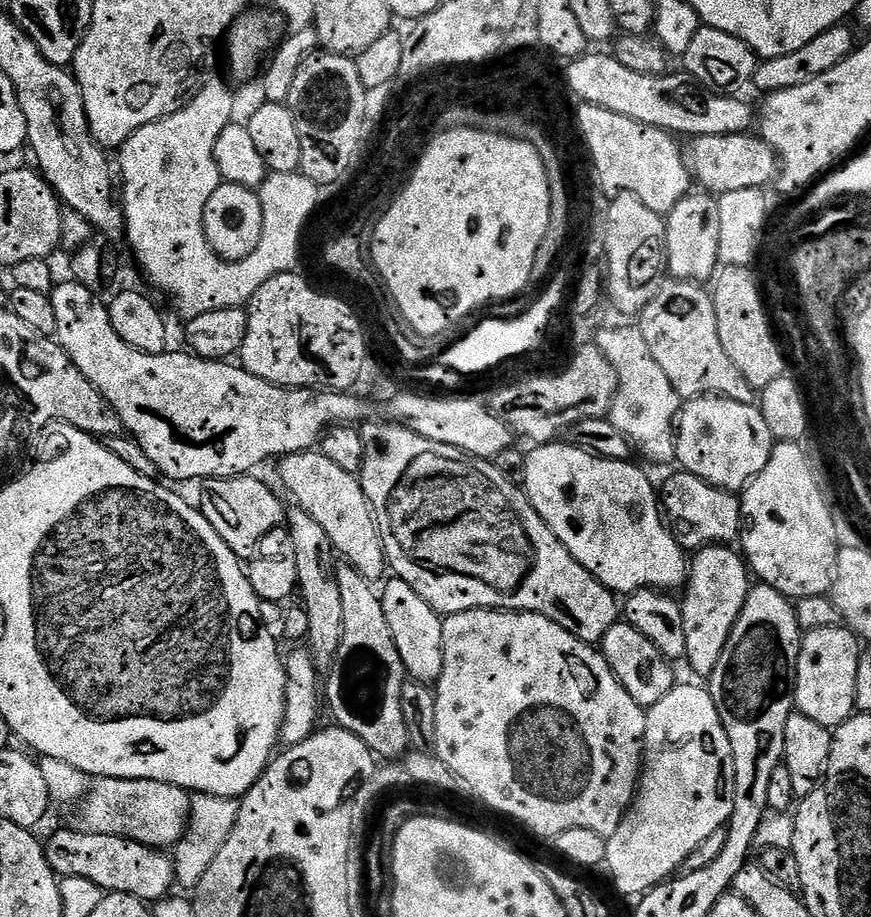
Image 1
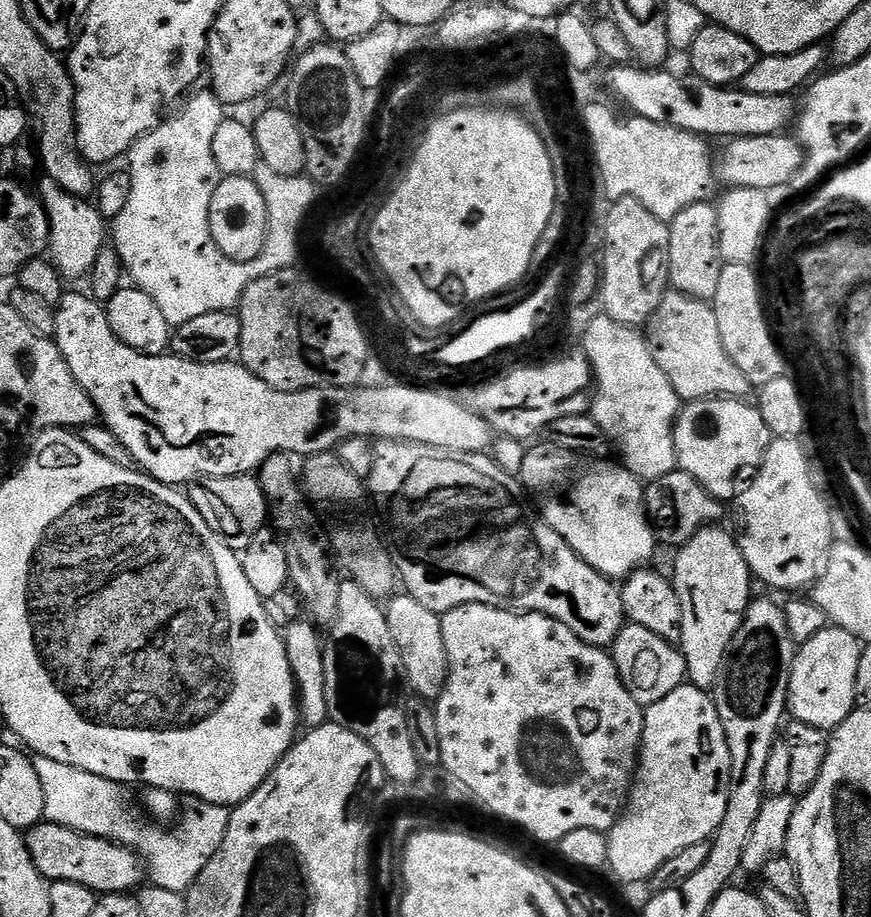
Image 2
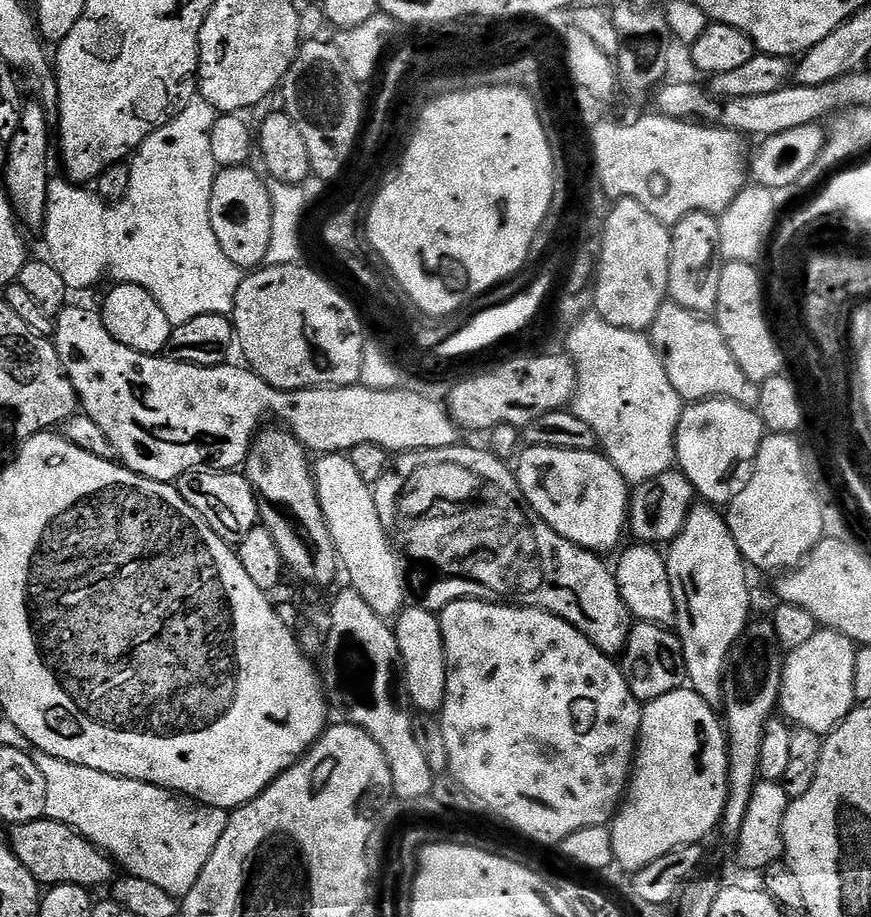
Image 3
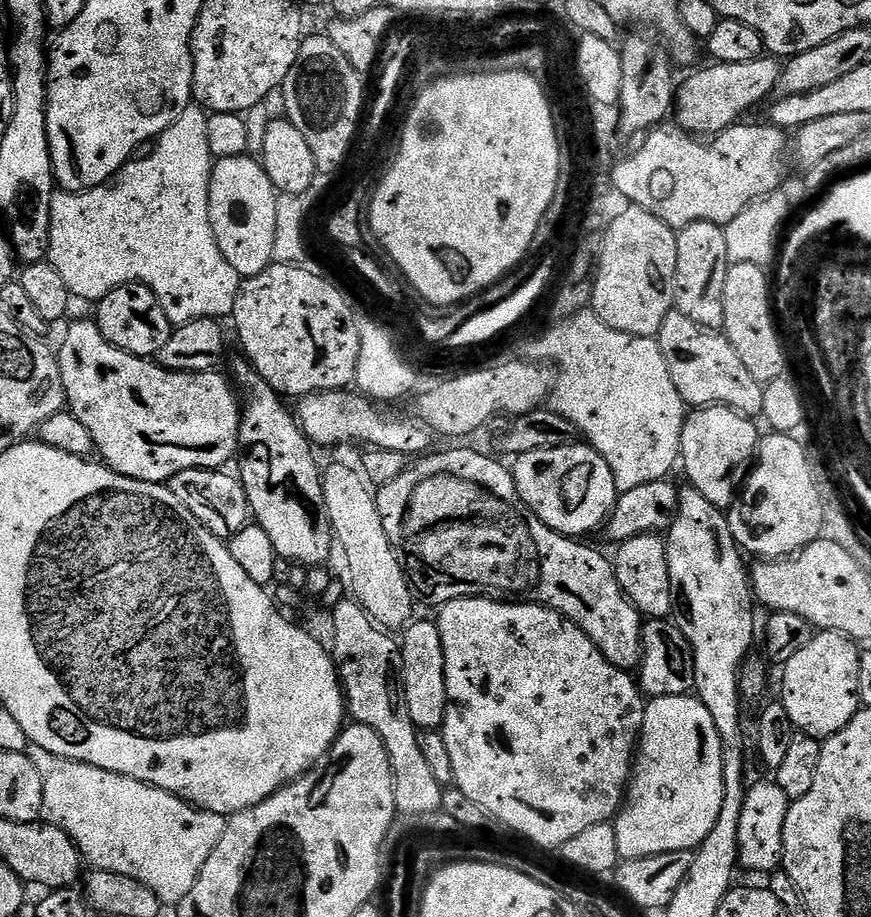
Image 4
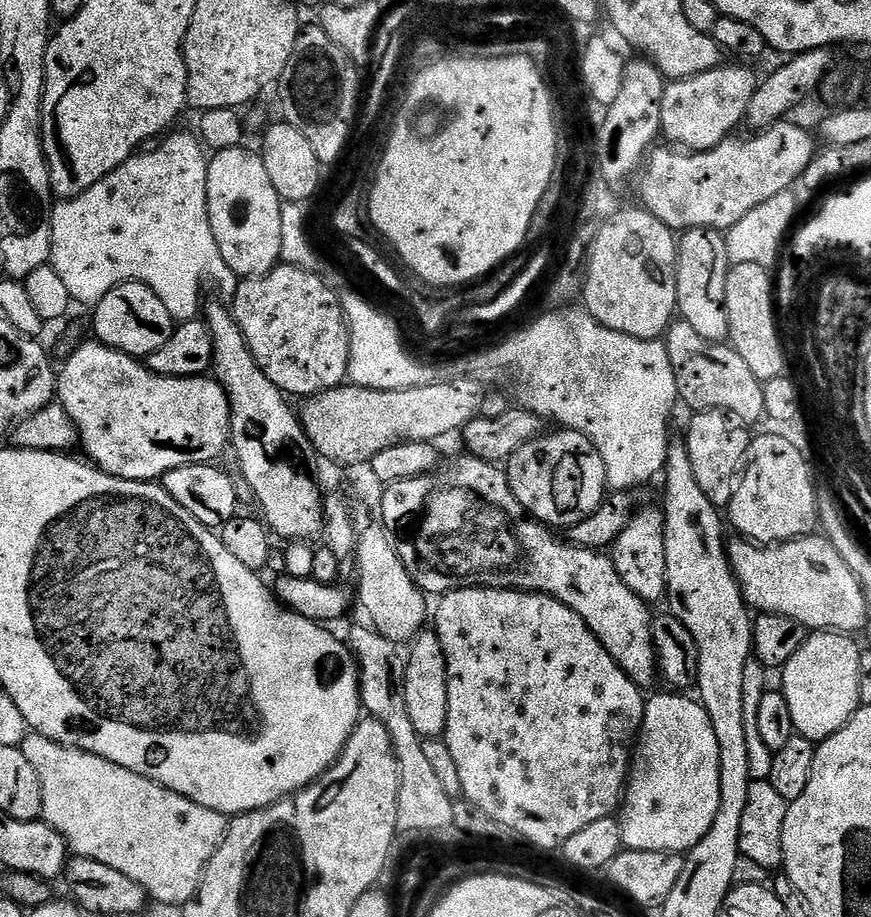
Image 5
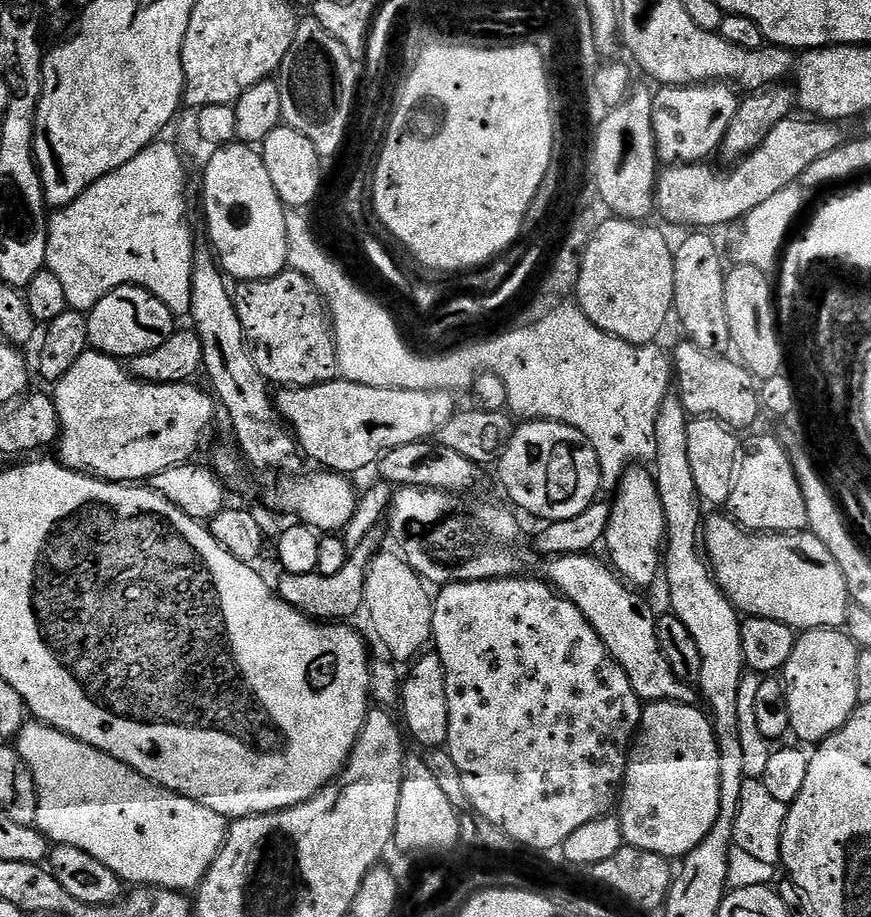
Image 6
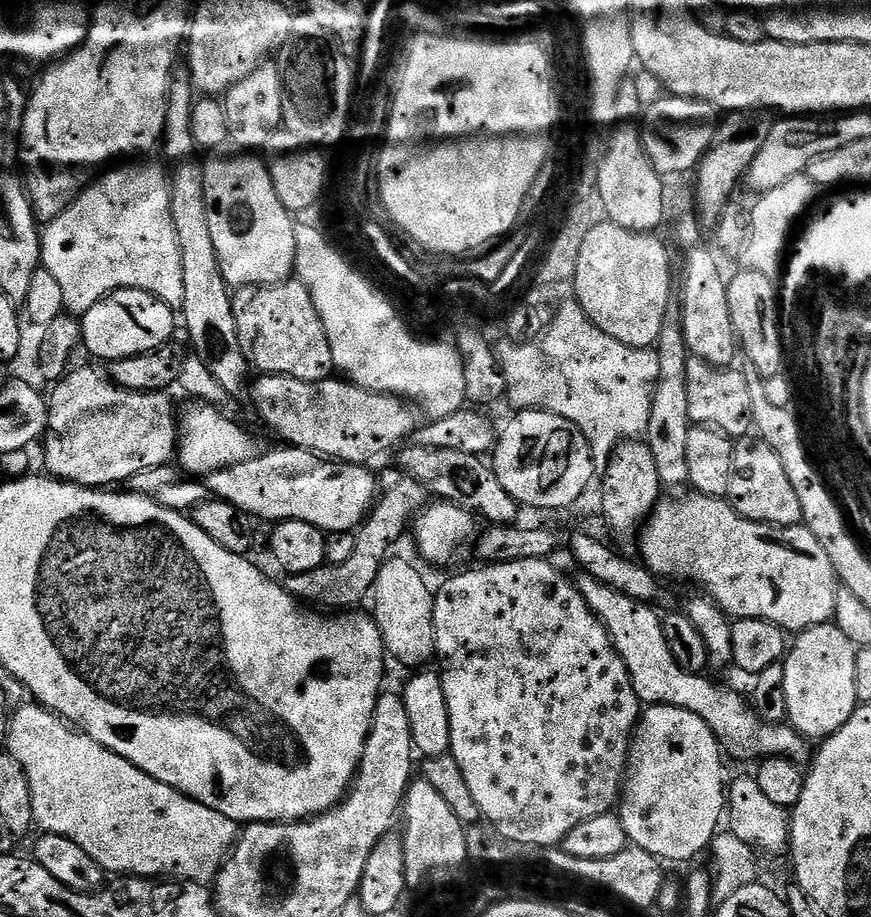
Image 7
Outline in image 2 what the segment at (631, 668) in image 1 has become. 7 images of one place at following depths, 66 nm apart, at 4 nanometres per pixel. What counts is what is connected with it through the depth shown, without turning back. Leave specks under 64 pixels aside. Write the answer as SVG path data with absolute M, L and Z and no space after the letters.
M625 623L612 644L610 655L626 690L630 690L634 702L638 702L643 709L654 702L662 702L666 694L674 694L674 690L681 688L688 680L684 653L666 638L658 638L658 634L646 630L646 626Z

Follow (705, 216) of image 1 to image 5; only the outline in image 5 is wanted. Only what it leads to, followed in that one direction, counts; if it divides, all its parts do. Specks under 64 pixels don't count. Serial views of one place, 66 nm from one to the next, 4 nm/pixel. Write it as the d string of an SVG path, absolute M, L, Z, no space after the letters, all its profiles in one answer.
M689 228L676 245L676 311L679 319L715 344L728 340L728 315L724 303L730 261L724 237L723 231L714 228Z

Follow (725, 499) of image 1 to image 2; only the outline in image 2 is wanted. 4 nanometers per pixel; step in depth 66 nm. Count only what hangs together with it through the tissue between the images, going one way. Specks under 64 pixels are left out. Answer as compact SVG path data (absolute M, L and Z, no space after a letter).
M679 470L664 474L662 478L647 481L644 490L644 508L648 511L648 519L656 534L656 539L661 545L673 544L673 549L678 550L700 528L715 525L724 516L725 505L715 500L698 481L690 478L690 474Z

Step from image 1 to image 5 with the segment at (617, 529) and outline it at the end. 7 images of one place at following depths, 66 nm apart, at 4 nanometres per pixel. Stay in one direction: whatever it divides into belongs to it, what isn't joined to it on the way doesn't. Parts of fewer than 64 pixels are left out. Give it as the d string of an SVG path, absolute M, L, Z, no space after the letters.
M567 430L554 431L526 442L506 462L506 471L514 498L518 498L533 520L539 520L553 529L567 530L582 522L582 518L594 514L594 510L604 503L606 466L598 450L583 434Z

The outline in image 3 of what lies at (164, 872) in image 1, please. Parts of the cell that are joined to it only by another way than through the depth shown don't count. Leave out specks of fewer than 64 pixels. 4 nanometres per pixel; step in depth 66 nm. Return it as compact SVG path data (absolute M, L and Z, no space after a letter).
M45 818L25 824L13 824L10 828L10 843L18 862L22 862L26 870L30 870L36 883L41 886L73 884L97 890L103 884L111 885L118 872L117 865L108 853L95 848L85 836L57 820Z

